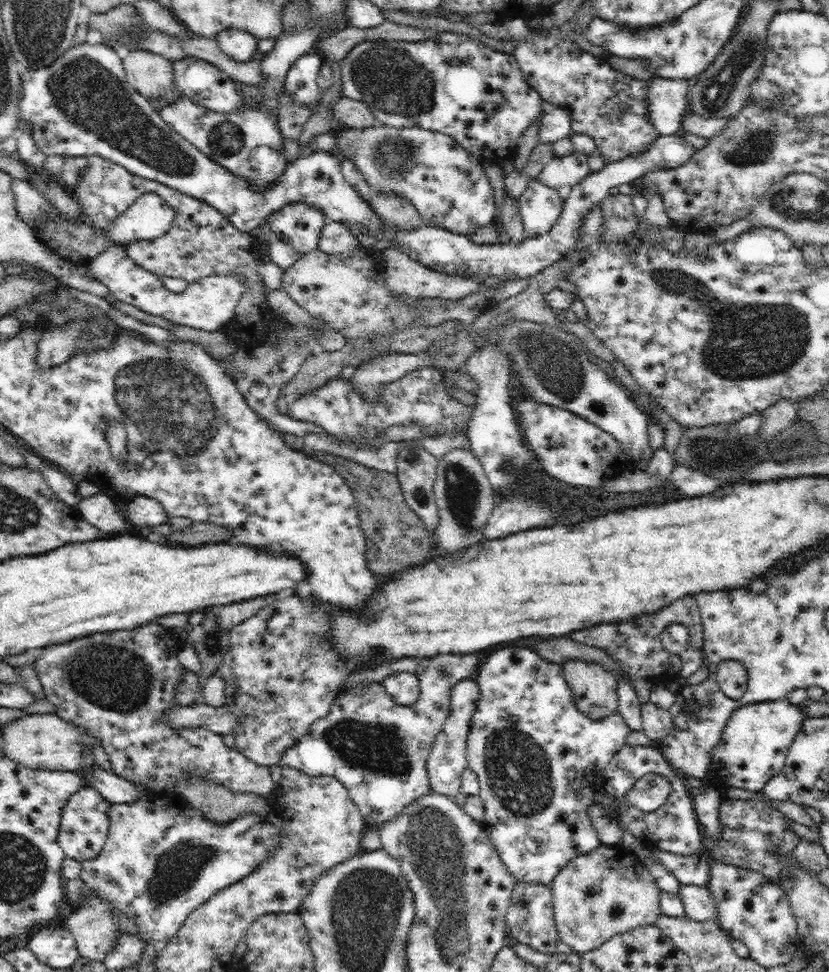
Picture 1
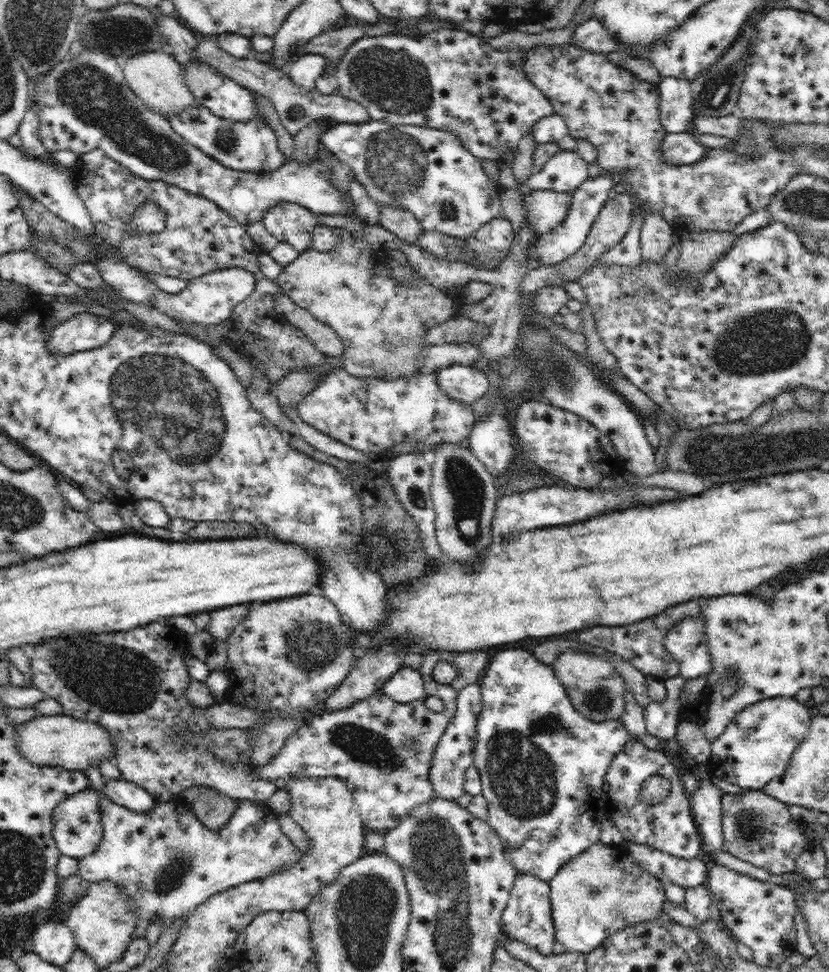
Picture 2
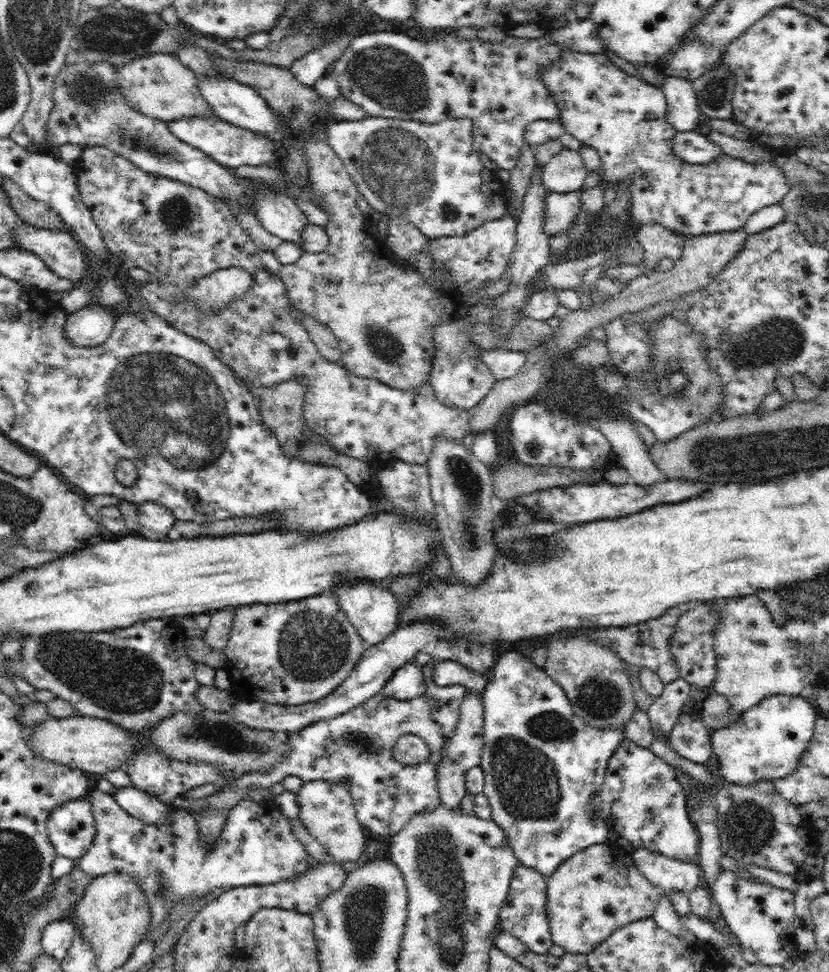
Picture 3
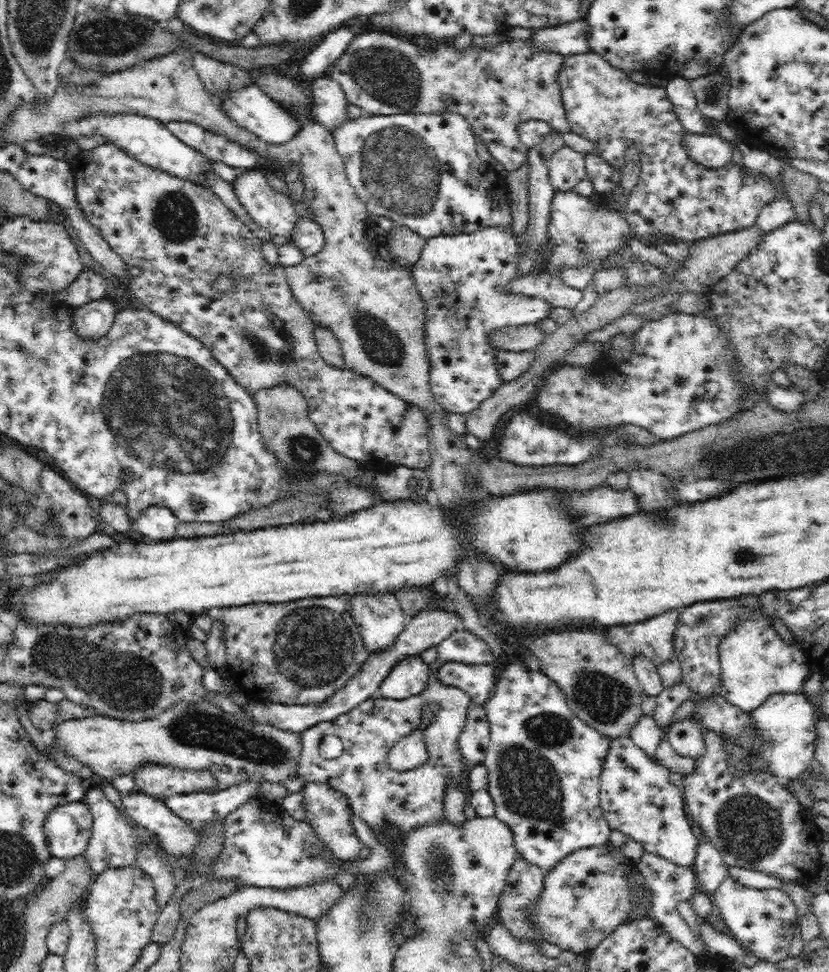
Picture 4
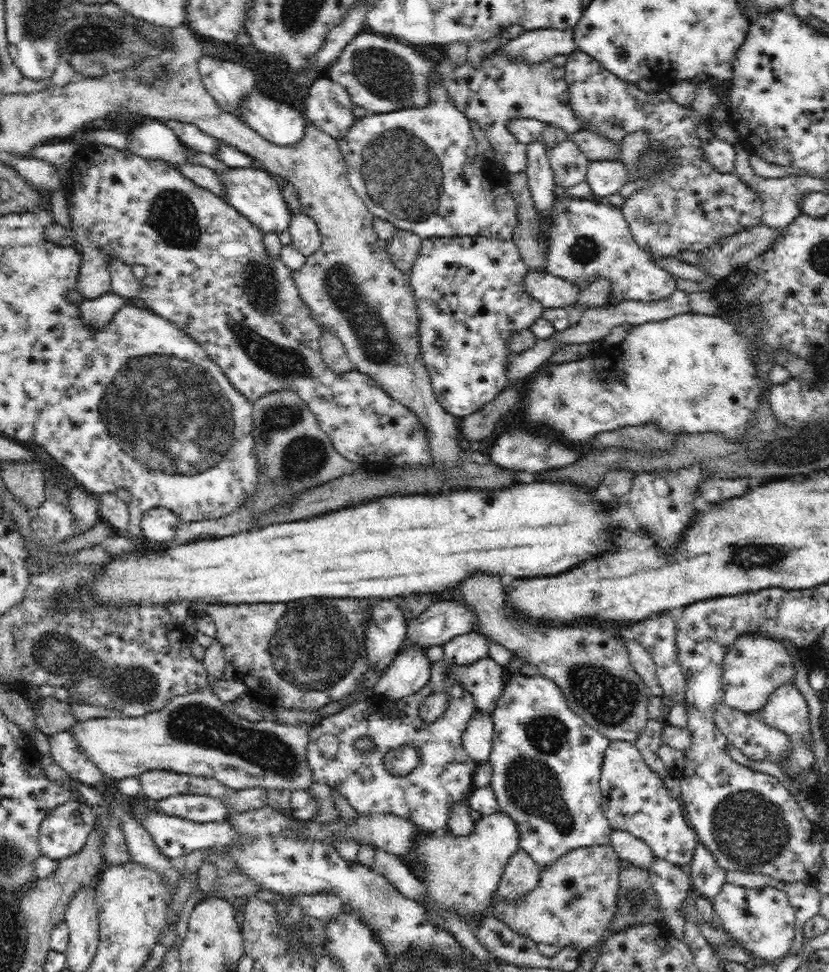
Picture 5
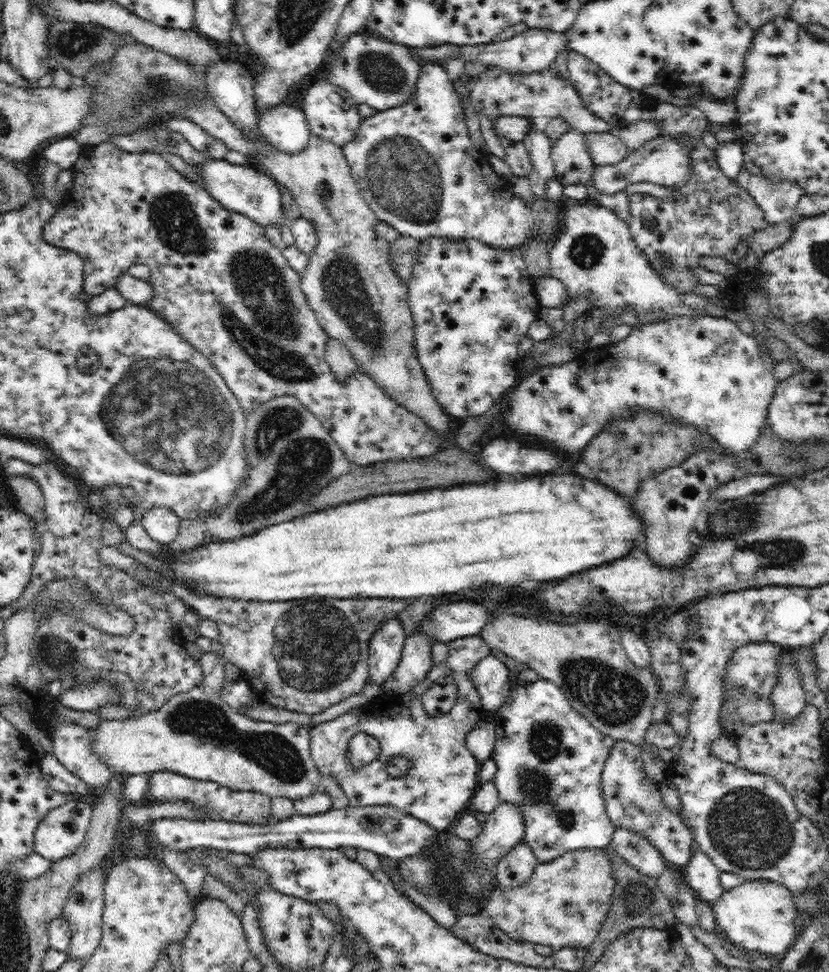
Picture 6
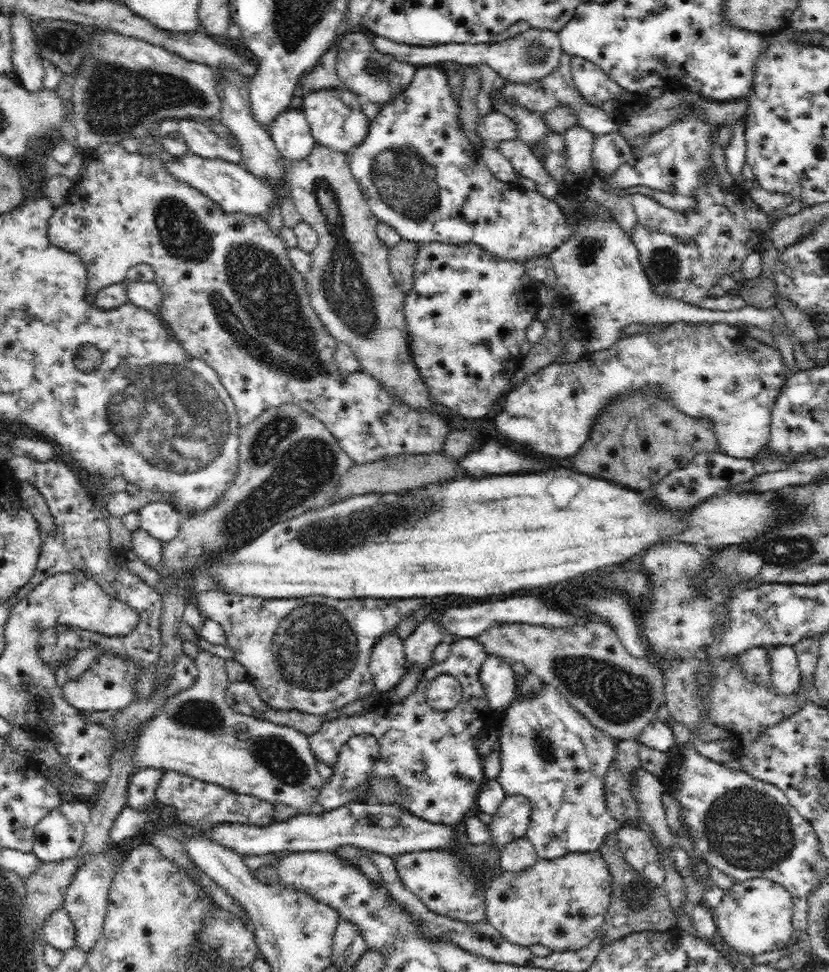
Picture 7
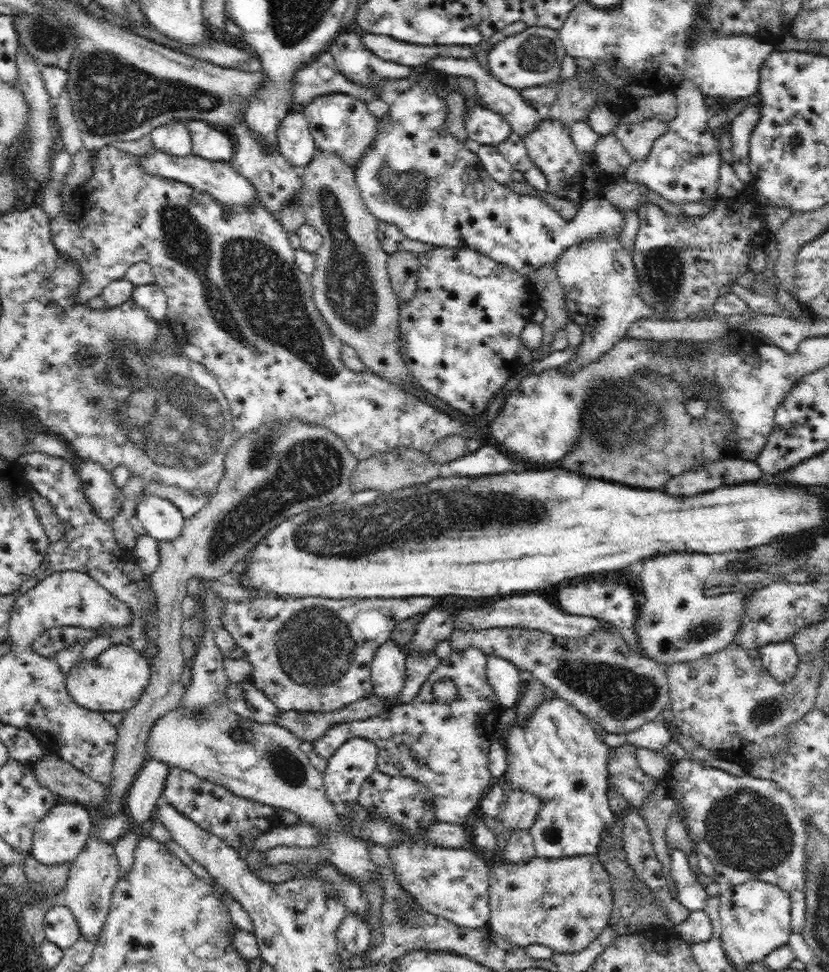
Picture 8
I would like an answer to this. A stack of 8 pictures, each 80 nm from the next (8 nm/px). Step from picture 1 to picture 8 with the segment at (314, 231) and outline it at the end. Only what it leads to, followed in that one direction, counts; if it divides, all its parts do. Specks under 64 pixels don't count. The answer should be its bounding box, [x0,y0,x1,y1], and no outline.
[138,149,260,211]

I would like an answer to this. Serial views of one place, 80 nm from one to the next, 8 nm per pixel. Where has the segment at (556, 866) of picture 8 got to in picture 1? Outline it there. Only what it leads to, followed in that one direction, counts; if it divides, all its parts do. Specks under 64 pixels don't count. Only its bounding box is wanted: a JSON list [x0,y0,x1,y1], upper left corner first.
[551,844,661,956]

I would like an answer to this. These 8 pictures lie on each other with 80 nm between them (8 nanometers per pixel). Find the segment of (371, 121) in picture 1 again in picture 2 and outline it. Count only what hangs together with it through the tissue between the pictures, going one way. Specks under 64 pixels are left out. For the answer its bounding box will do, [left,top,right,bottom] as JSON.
[195,35,371,135]

